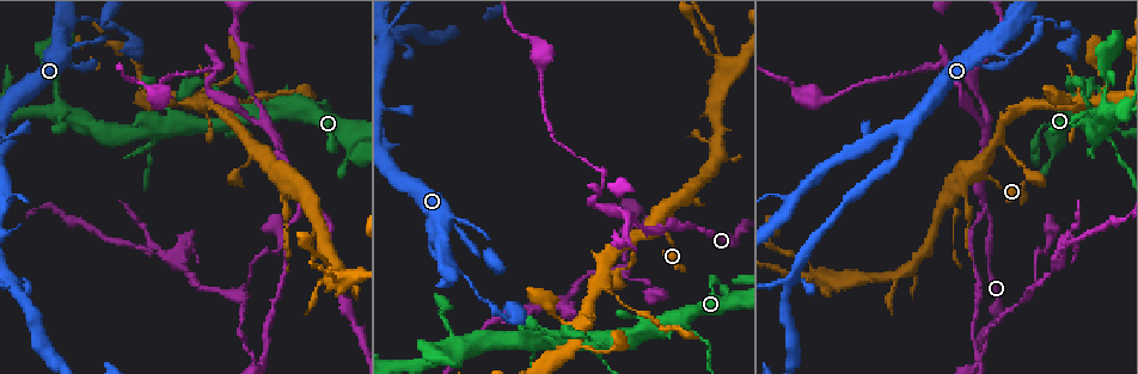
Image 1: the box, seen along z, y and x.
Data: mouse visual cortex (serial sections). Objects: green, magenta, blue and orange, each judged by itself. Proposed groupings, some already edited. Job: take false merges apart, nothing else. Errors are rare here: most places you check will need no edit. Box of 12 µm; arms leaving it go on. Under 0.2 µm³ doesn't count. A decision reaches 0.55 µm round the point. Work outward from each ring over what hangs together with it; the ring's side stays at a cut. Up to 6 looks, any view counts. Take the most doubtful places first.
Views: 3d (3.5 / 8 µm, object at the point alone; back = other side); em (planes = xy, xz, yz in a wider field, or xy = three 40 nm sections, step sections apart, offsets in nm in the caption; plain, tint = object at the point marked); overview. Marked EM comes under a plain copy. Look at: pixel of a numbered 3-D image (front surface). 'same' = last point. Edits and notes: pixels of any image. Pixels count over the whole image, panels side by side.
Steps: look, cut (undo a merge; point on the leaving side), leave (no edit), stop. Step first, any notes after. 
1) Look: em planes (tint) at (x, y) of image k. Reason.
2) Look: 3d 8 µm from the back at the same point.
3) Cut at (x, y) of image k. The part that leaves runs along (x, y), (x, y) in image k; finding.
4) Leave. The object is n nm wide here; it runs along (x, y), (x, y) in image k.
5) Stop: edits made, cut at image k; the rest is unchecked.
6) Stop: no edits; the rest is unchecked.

Look: 3d 3.5 µm at (983, 184) of image 1. A fork.

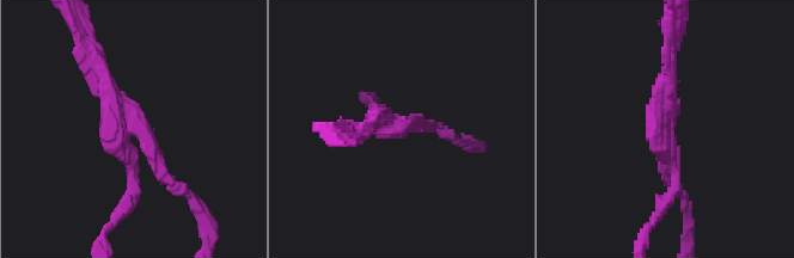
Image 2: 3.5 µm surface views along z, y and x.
Look: em xy step 3 (tint) at (129, 128) of image 2. 3 arms meet here; the arms are 150, 150, 200 nm wide; need the tissue.

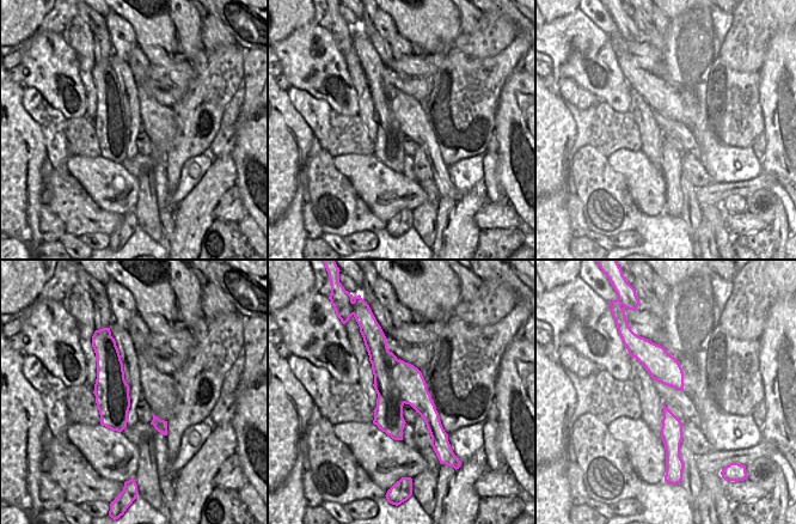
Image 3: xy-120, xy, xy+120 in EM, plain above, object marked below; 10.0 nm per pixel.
Cut at (134, 176) of image 2. The object is 460 nm wide here; the part that leaves runs along (127, 130), (130, 200), (105, 233) in image 2; two cells meet here.

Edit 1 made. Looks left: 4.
Look: 3d 3.5 µm at (944, 64) of image 1. Sharp bend.

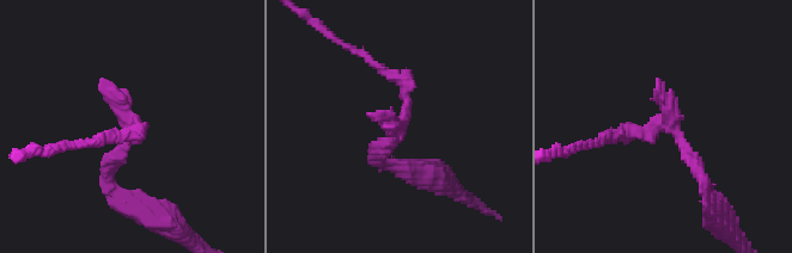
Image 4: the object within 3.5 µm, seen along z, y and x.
Look: em xy step 1 (tint) at (400, 119) of image 4. Now the EM.

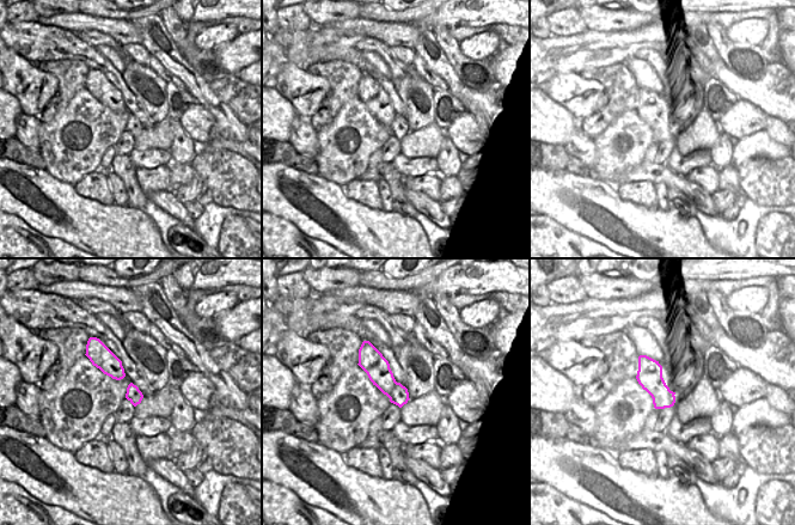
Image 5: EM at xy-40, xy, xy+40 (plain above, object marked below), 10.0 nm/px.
Cut at (403, 79) of image 4. The part that leaves runs along (402, 121), (406, 84), (340, 44) in image 4; two cells meet here.

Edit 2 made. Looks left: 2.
Stop: edits made, cut at image 2, cut at image 4; the rest is unchecked.

